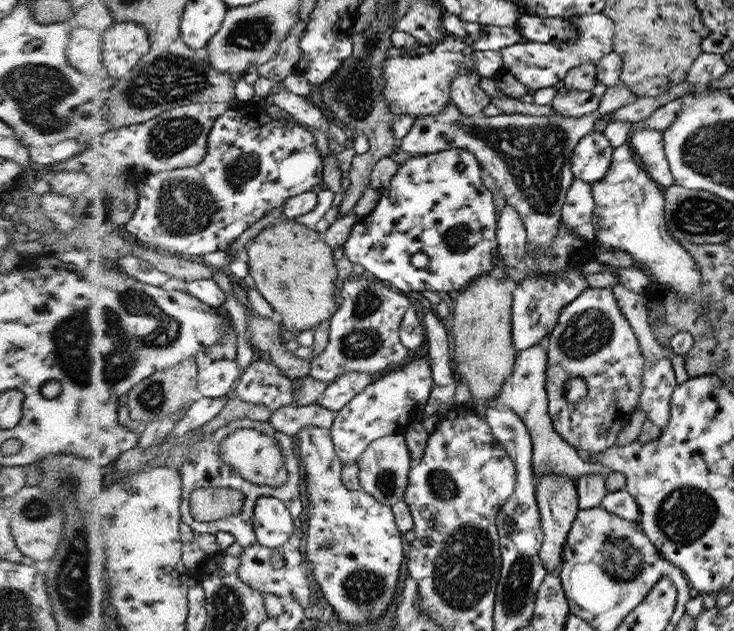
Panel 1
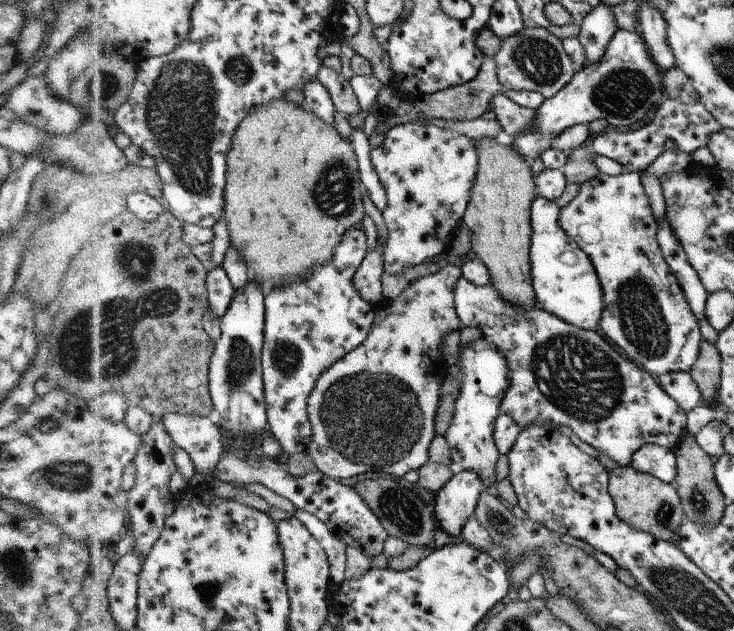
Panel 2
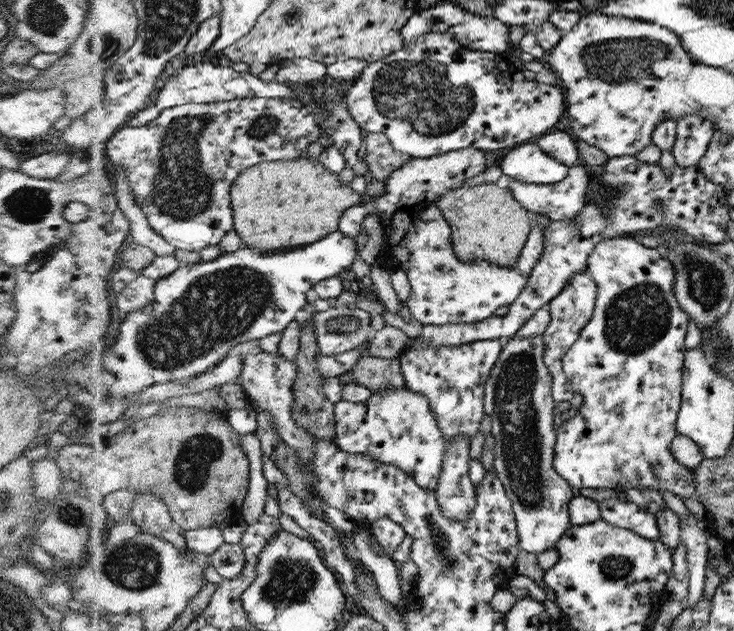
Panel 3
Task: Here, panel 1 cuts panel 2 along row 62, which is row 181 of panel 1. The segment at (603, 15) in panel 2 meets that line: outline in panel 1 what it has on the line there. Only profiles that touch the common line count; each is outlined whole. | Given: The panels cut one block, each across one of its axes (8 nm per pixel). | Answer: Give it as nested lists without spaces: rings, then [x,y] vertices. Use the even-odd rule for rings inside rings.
[[[603,134],[584,136],[576,146],[571,160],[571,171],[575,178],[592,185],[603,179],[614,158],[614,148]]]

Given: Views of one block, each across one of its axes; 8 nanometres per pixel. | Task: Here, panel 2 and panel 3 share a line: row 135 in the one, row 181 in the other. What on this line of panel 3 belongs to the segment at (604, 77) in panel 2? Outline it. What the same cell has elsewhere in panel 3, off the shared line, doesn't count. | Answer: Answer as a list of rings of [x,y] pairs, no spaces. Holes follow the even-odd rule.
[[[534,142],[513,146],[500,166],[514,180],[530,184],[554,184],[566,178],[569,171],[569,167],[542,152]]]

